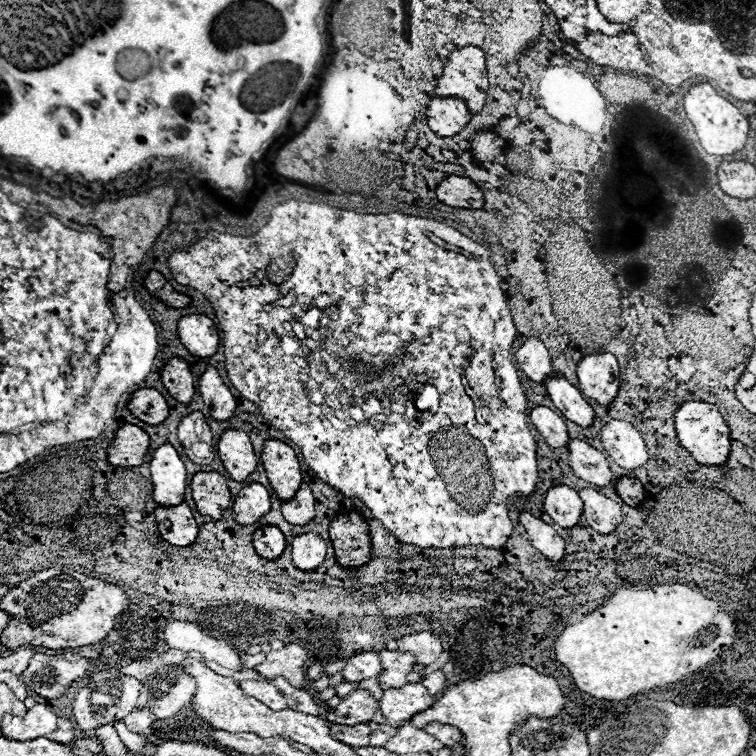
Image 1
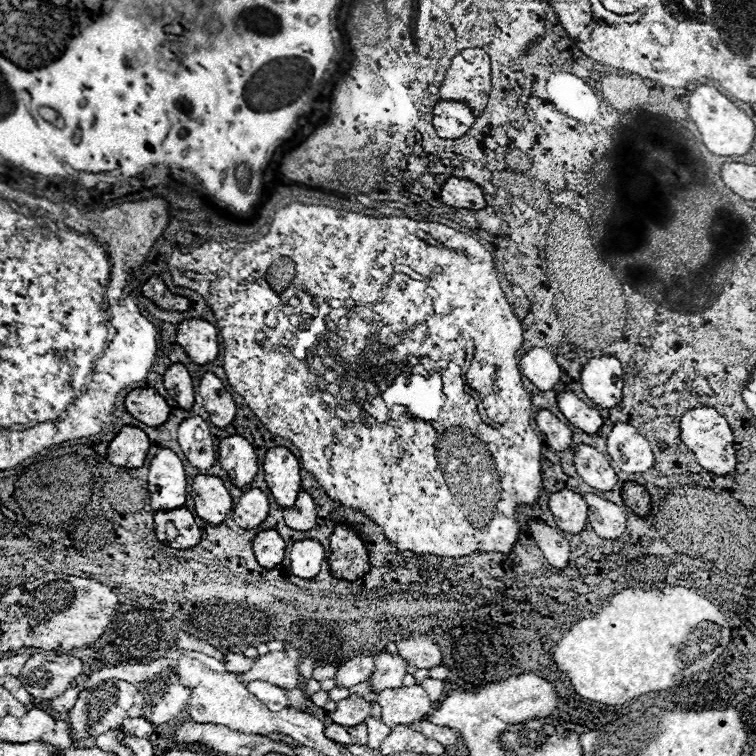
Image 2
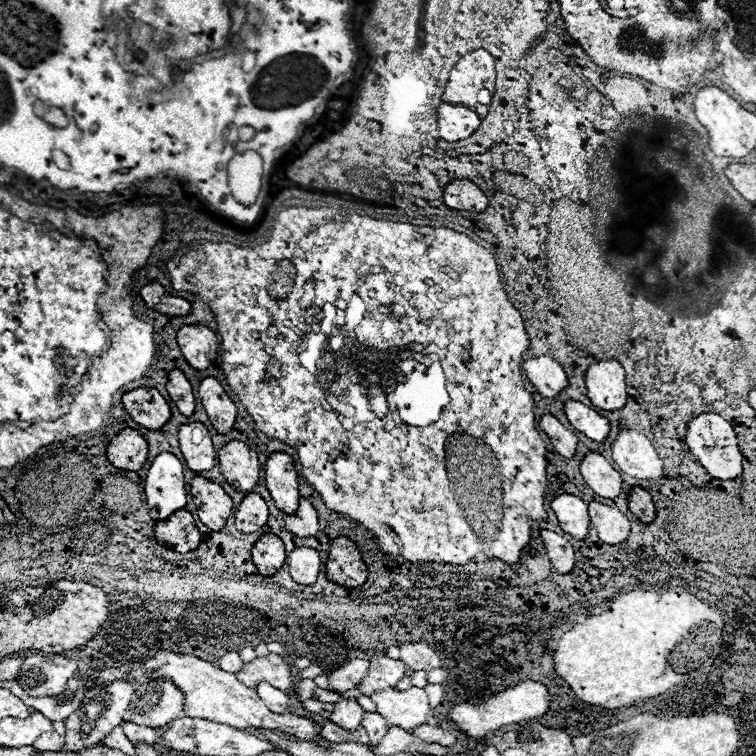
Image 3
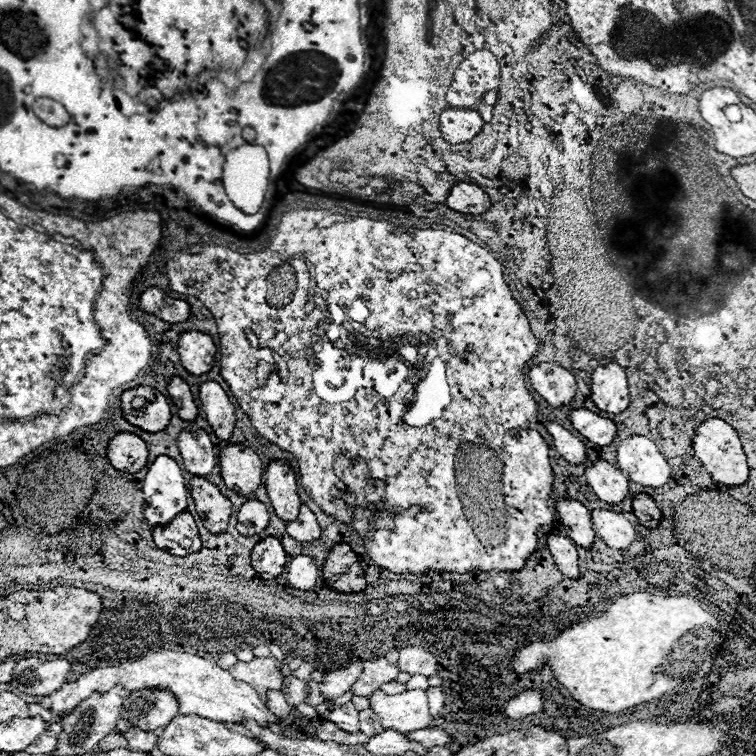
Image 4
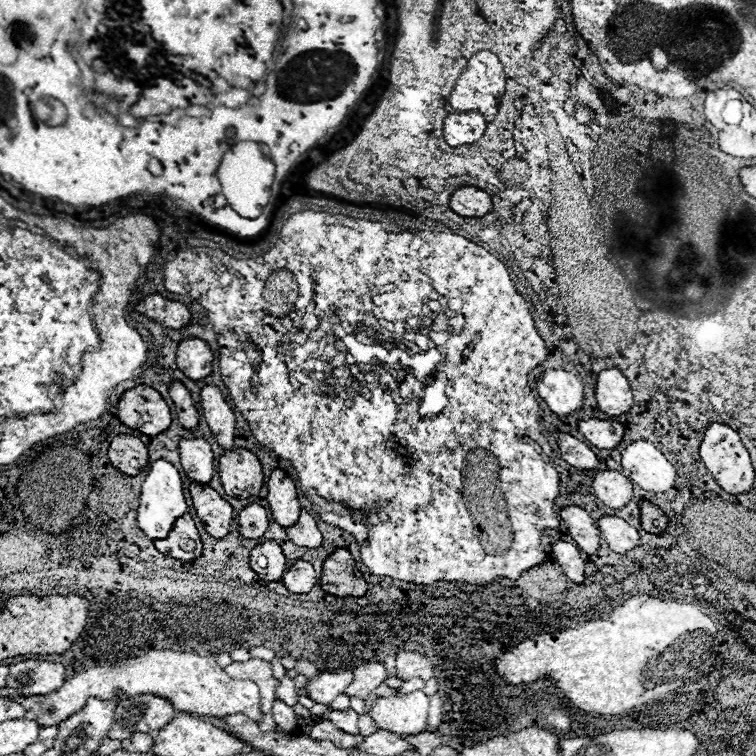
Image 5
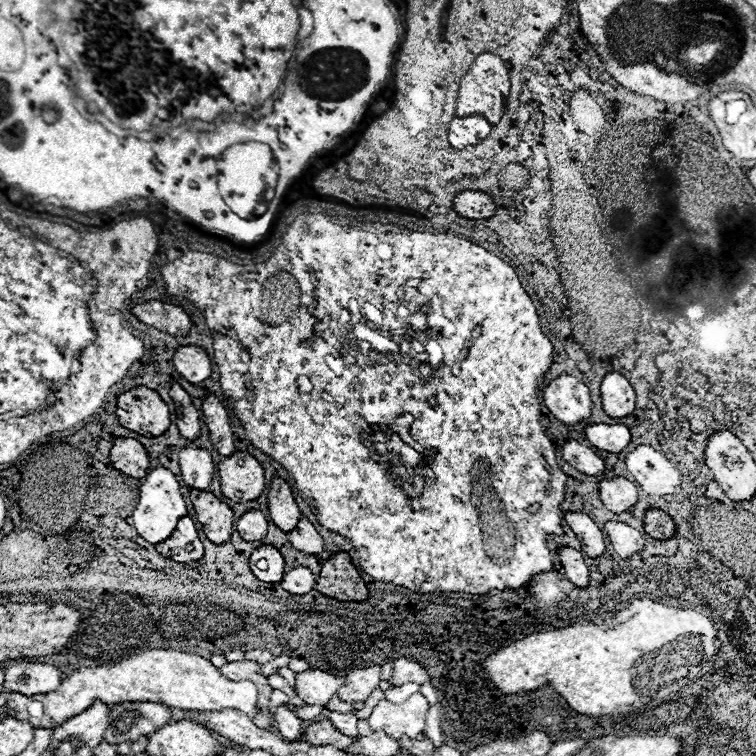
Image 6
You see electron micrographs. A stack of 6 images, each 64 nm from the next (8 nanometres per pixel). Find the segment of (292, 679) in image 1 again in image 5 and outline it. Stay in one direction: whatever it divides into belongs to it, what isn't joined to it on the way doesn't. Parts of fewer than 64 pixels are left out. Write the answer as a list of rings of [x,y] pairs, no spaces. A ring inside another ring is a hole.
[[[252,658],[248,662],[232,662],[230,666],[224,668],[224,672],[230,674],[232,678],[248,678],[248,680],[256,682],[260,688],[262,714],[264,714],[264,718],[272,718],[270,708],[274,702],[274,692],[276,692],[278,680],[274,680],[274,676],[272,676],[270,662],[264,662],[258,658]]]

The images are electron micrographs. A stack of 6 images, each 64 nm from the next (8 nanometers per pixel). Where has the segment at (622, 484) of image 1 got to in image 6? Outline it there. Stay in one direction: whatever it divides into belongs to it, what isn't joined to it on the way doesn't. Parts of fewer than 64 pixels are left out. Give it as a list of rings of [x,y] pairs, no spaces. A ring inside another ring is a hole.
[[[648,510],[646,518],[644,518],[644,530],[646,530],[648,536],[652,536],[656,540],[668,540],[676,532],[676,524],[666,512]]]

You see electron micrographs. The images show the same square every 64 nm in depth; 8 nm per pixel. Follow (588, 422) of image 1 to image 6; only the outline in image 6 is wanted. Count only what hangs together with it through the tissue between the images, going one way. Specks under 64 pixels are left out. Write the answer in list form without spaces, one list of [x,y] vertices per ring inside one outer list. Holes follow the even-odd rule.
[[[592,424],[586,426],[586,438],[590,444],[594,444],[598,450],[604,452],[612,452],[612,454],[620,454],[630,442],[632,442],[632,434],[626,426],[622,424]]]

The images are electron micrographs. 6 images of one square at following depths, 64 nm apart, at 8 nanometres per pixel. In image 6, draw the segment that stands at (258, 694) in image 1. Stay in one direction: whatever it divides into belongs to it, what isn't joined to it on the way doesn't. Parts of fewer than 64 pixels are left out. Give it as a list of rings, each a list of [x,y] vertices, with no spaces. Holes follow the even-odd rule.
[[[278,706],[276,710],[276,728],[286,742],[298,742],[304,736],[300,720],[294,716],[294,712],[290,712],[284,706]]]

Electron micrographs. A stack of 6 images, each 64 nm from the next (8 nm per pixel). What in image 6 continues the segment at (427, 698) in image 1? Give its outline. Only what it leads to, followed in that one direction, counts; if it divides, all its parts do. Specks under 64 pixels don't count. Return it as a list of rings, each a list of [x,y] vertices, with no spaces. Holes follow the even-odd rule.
[[[412,694],[406,702],[402,704],[392,704],[388,700],[380,700],[368,722],[372,730],[384,730],[390,738],[418,738],[424,732],[424,722],[426,722],[426,712],[428,704],[422,694]]]

